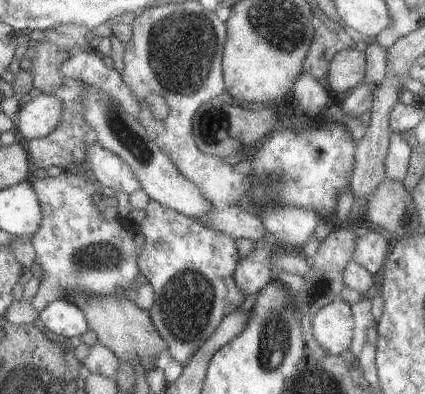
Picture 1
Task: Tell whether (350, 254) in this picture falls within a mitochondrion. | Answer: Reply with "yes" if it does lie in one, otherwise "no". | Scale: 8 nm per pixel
no

